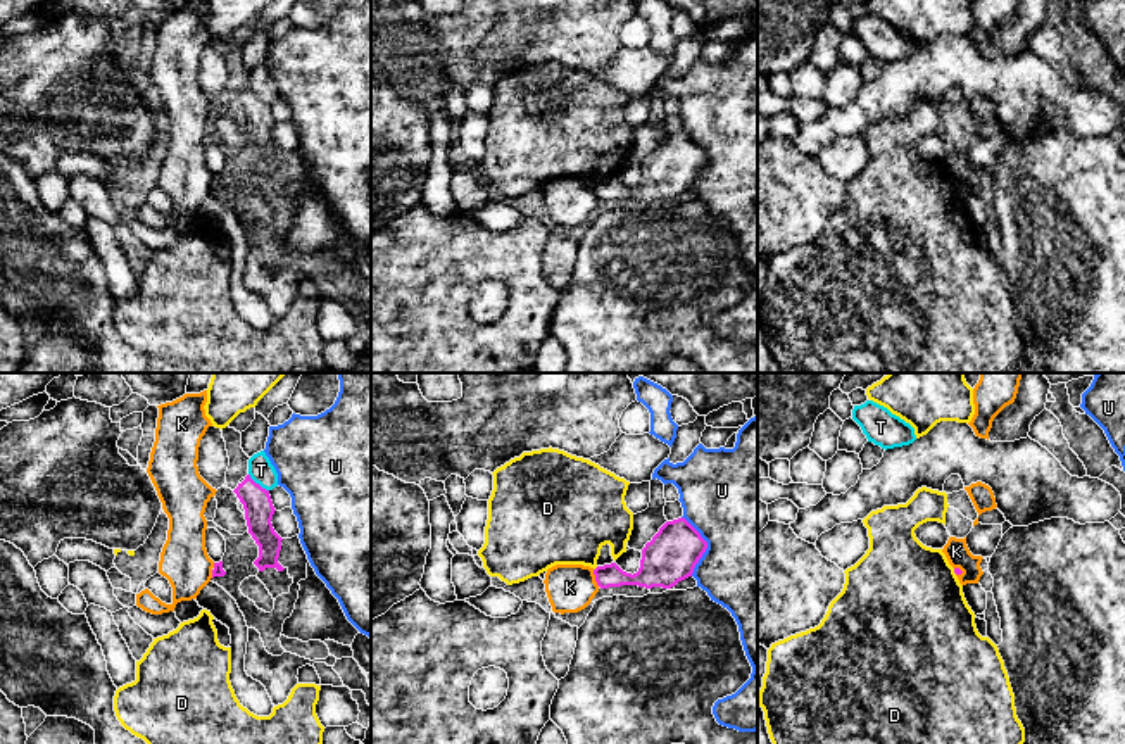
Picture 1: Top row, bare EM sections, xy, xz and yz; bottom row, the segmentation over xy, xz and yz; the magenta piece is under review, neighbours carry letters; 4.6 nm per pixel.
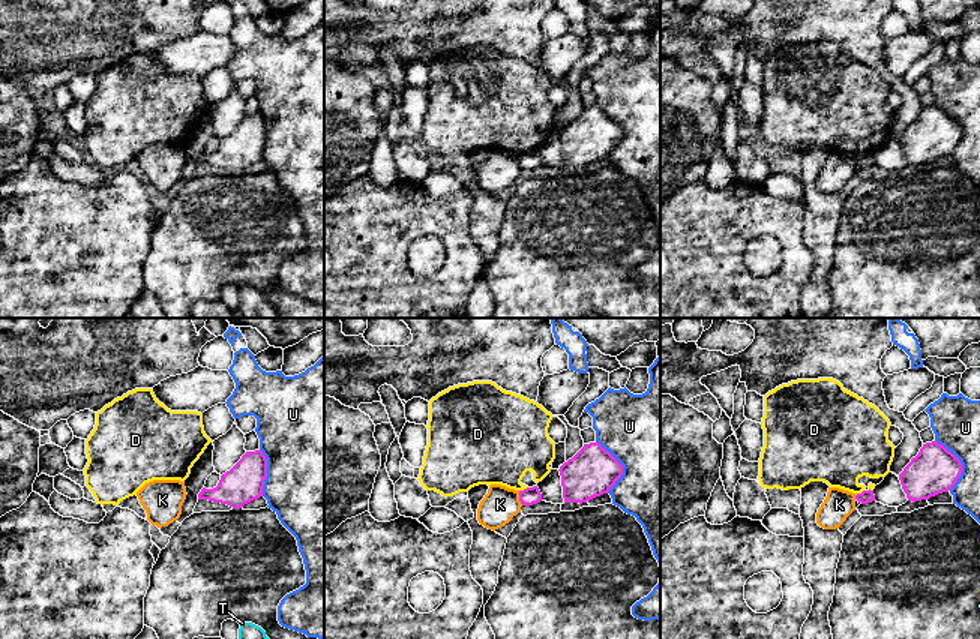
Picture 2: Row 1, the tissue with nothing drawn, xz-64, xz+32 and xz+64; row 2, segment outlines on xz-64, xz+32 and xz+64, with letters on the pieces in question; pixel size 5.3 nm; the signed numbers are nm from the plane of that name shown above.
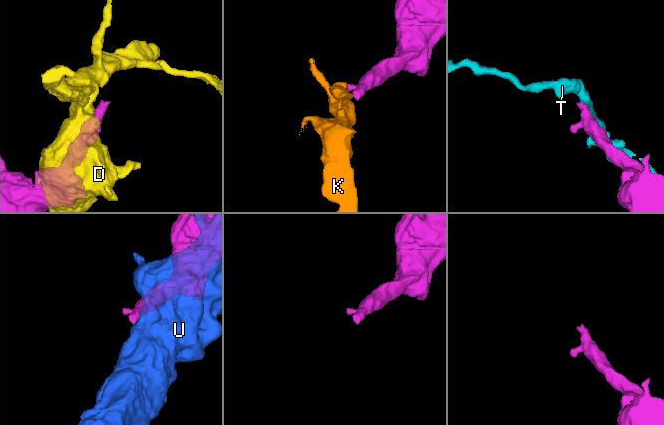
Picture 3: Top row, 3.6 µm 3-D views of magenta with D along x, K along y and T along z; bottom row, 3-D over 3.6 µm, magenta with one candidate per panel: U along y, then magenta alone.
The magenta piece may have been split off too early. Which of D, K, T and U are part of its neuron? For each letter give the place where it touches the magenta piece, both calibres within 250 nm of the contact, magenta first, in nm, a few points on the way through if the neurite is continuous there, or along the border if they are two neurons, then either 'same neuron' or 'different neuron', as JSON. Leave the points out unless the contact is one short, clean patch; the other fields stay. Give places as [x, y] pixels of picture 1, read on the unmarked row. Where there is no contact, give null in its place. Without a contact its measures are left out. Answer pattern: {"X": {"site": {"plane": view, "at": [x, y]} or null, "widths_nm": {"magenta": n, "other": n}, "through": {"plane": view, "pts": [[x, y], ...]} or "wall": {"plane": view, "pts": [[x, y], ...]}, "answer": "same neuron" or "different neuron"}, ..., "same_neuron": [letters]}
{"D": {"site": {"plane": "xz", "at": [596, 182]}, "widths_nm": {"magenta": 120, "other": 380}, "answer": "different neuron"}, "K": {"site": {"plane": "xz", "at": [596, 192]}, "widths_nm": {"magenta": 120, "other": 220}, "wall": {"plane": "xz", "pts": [[592, 183], [594, 194], [599, 199]]}, "answer": "different neuron"}, "T": {"site": {"plane": "xy", "at": [257, 97]}, "widths_nm": {"magenta": 140, "other": 120}, "wall": {"plane": "xy", "pts": [[249, 87], [268, 104]]}, "answer": "different neuron"}, "U": {"site": {"plane": "xz", "at": [706, 159]}, "widths_nm": {"magenta": 240, "other": 500}, "answer": "different neuron"}, "same_neuron": []}

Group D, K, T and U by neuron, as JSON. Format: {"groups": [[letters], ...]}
{"groups": [["D"], ["K"], ["T"], ["U"]]}

